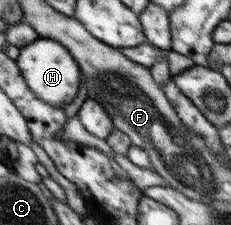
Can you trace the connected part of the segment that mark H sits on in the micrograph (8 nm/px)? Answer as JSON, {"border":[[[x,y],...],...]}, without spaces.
{"border":[[[39,37],[20,49],[16,62],[21,68],[26,85],[42,101],[60,108],[70,105],[78,96],[81,88],[81,68],[74,61],[70,50],[60,41]]]}

